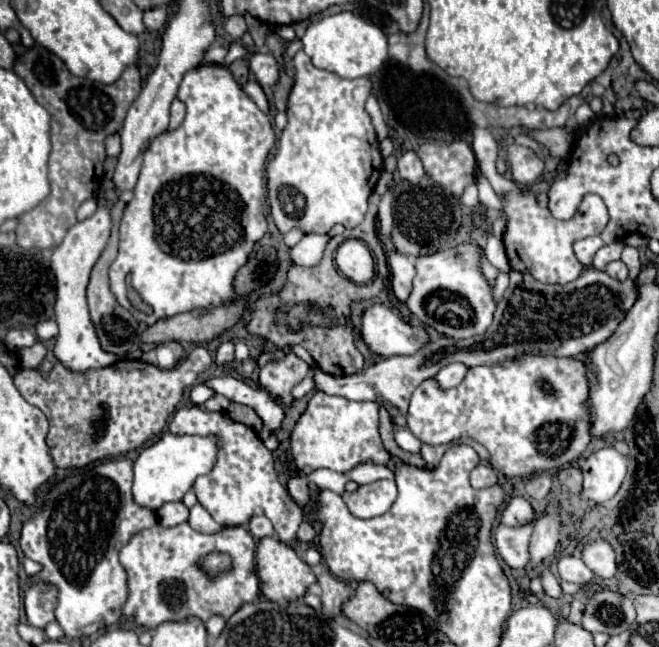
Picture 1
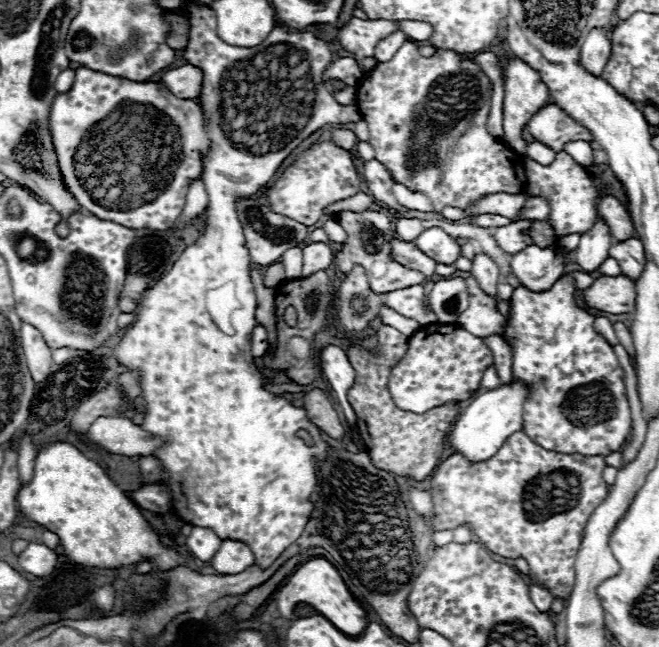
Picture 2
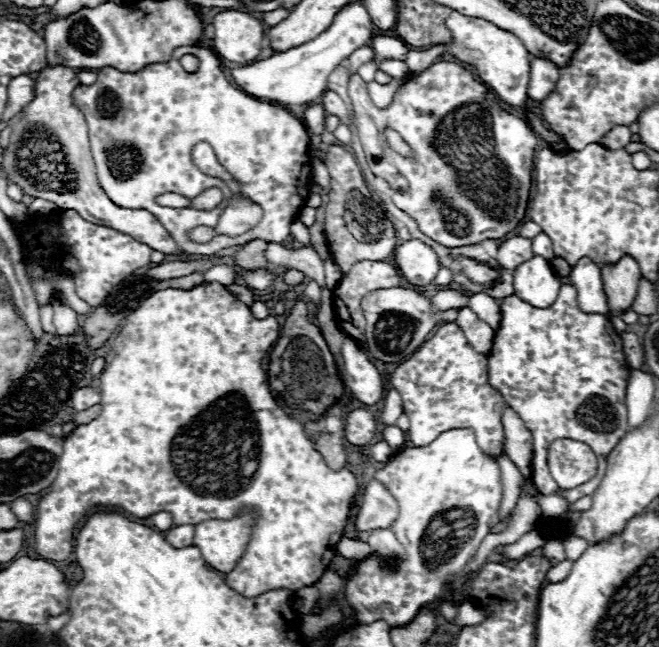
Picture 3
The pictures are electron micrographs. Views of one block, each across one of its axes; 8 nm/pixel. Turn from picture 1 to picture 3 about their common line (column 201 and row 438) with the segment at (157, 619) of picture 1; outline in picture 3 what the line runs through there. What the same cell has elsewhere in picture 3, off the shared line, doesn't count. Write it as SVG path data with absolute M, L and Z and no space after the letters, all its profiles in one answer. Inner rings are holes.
M562 284L558 298L548 308L534 308L520 300L518 296L506 296L500 302L500 326L494 336L494 344L488 356L488 376L490 384L504 396L504 400L520 414L526 428L532 432L532 476L536 490L540 494L556 492L556 482L548 470L548 448L558 438L580 440L592 448L598 458L598 472L586 484L566 490L564 496L568 502L574 502L582 496L592 494L604 472L606 472L606 454L616 446L616 442L628 430L626 404L624 404L624 388L630 366L626 366L626 358L622 354L622 338L614 330L608 316L602 314L586 314L580 310L576 300L576 288L572 284Z

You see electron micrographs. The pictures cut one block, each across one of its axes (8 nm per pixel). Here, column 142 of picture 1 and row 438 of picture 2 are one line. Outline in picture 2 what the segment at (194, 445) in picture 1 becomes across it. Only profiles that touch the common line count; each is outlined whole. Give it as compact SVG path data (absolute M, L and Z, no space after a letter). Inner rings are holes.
M512 382L510 386L500 386L496 390L480 392L470 406L458 416L448 442L452 452L462 454L470 462L482 462L488 460L498 452L498 448L504 444L504 440L522 430L522 404L526 398L526 388L522 382Z

